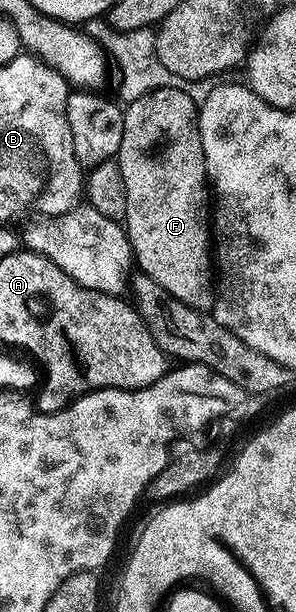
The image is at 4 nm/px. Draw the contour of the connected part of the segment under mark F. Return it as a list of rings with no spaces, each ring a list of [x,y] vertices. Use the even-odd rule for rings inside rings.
[[[179,87],[155,89],[143,97],[139,97],[124,108],[123,141],[119,141],[119,149],[117,150],[115,161],[123,173],[123,189],[127,189],[127,209],[125,210],[123,226],[125,234],[129,237],[131,255],[135,260],[136,266],[138,263],[141,266],[138,268],[144,274],[150,275],[156,283],[163,285],[163,289],[167,289],[167,293],[171,293],[171,297],[183,301],[183,305],[187,305],[191,309],[202,313],[209,313],[212,312],[215,298],[215,271],[211,266],[211,184],[205,174],[203,145],[201,144],[201,134],[197,124],[198,110],[198,104],[194,103],[192,97]]]

